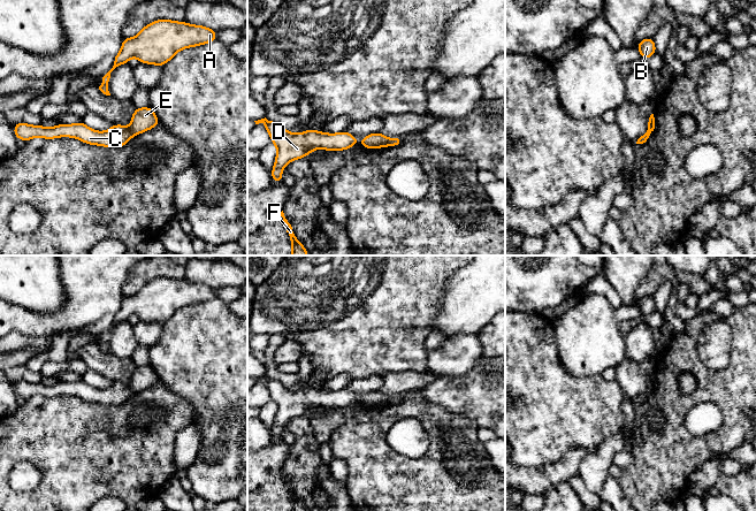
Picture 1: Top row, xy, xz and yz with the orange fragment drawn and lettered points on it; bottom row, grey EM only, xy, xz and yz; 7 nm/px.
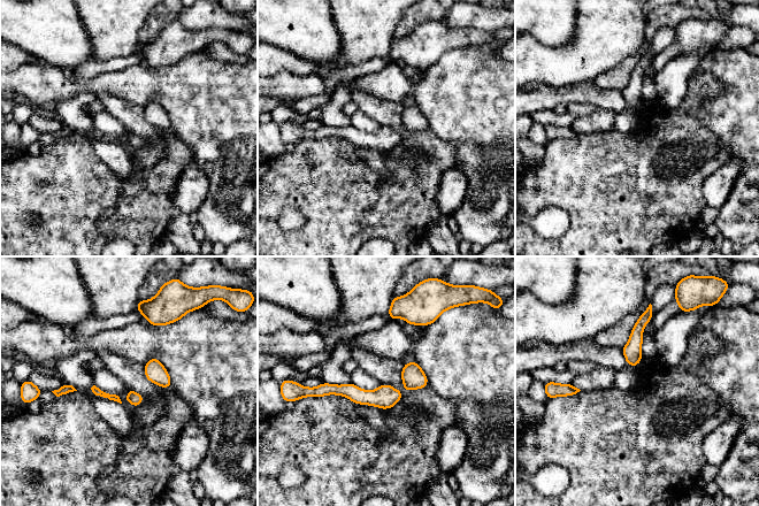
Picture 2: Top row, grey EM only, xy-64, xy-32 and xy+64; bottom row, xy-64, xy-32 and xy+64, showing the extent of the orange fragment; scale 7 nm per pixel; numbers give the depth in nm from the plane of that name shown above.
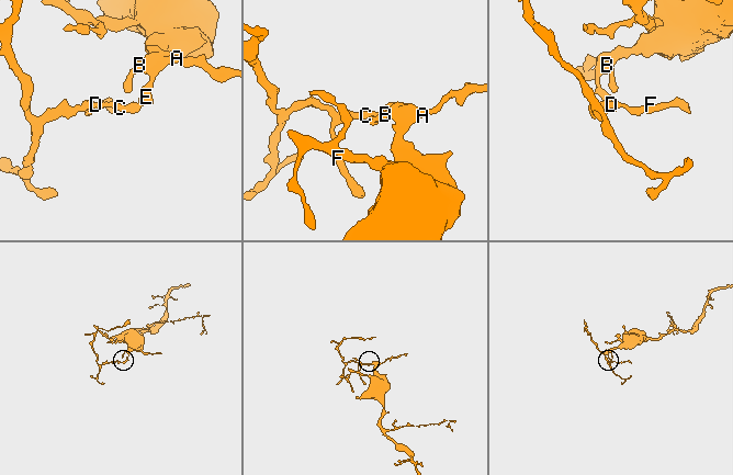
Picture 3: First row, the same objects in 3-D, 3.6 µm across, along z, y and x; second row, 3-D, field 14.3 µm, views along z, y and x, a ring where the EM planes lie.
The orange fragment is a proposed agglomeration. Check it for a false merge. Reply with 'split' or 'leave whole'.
split

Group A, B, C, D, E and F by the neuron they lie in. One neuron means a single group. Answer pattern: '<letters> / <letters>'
A B E / C D F

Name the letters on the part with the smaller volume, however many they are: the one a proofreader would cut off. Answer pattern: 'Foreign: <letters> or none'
Foreign: C, D, F

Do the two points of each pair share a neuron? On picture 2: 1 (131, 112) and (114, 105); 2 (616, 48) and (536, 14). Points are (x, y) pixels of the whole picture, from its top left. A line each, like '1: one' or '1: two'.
1: one
2: two

